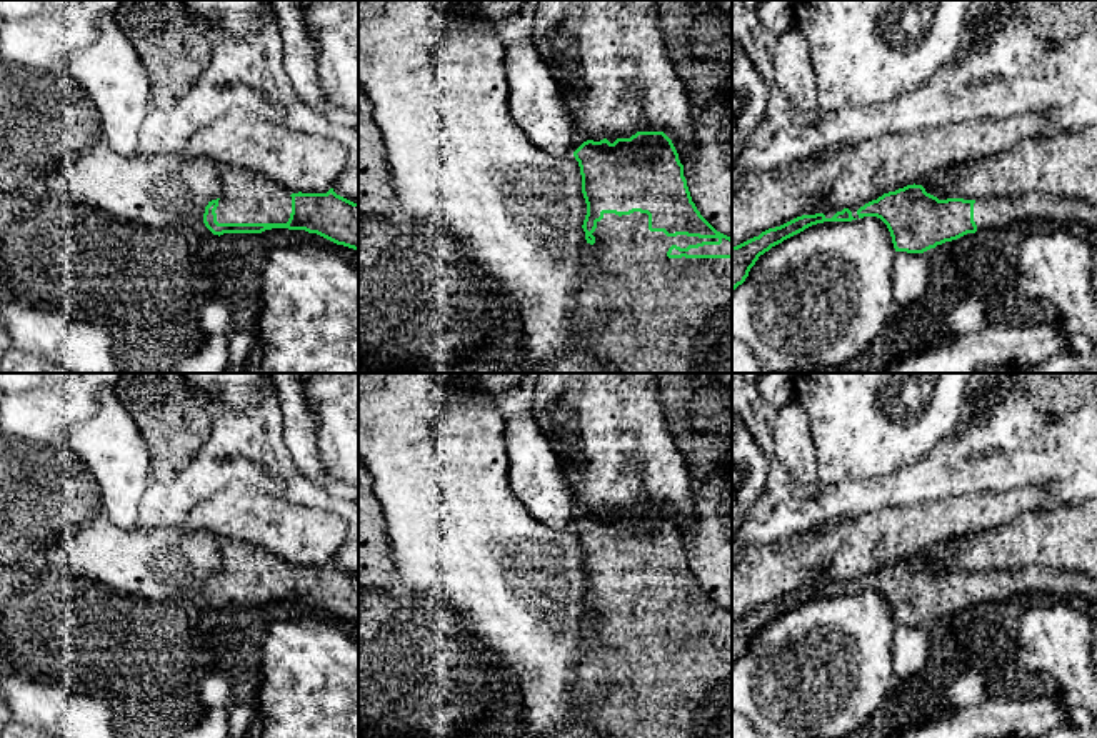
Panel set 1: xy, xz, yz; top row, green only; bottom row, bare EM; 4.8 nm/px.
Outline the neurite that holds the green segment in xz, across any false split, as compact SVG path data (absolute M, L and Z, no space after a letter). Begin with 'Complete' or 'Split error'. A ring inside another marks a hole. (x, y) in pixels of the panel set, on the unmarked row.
Split error. M637 505L614 516L607 511L587 513L574 525L574 530L580 540L582 566L587 576L582 601L589 616L582 631L582 660L572 691L577 711L574 725L587 735L602 733L607 738L732 738L732 611L717 605L697 583L672 513L664 505Z

